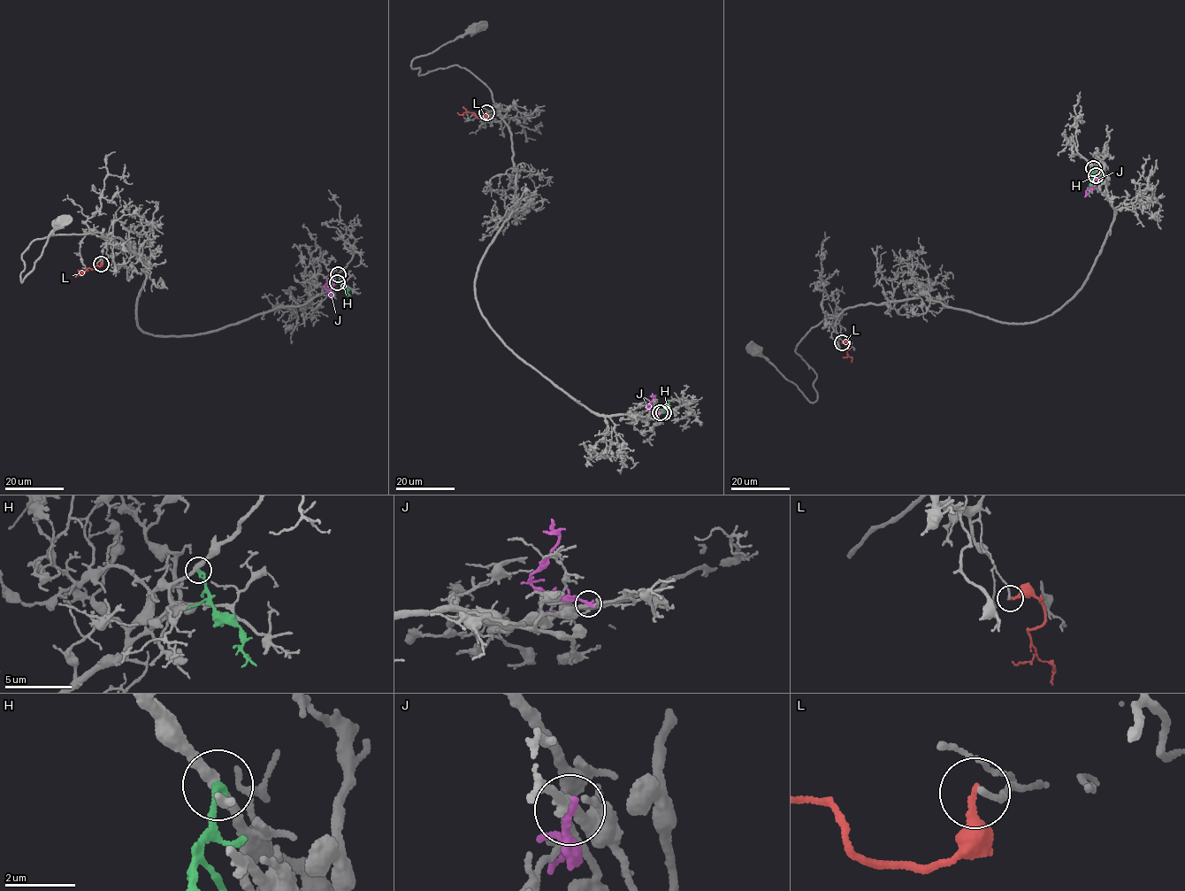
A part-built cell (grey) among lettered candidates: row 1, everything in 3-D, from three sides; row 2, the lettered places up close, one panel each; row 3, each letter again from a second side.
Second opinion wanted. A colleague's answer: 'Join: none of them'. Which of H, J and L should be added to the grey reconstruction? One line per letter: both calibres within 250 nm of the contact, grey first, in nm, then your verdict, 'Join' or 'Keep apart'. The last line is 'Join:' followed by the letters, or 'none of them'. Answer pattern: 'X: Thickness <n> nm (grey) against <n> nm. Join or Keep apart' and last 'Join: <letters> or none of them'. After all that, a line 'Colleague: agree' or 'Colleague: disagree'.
H: Thickness 280 nm (grey) against 280 nm. Keep apart
J: Thickness 240 nm (grey) against 260 nm. Keep apart
L: Thickness 160 nm (grey) against 220 nm. Keep apart
Join: none of them
Colleague: agree

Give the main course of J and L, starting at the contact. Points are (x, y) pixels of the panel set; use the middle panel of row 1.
J: (660, 412), (647, 407), (653, 397), (652, 394)
L: (486, 111), (484, 118), (479, 119), (473, 112), (457, 112)

